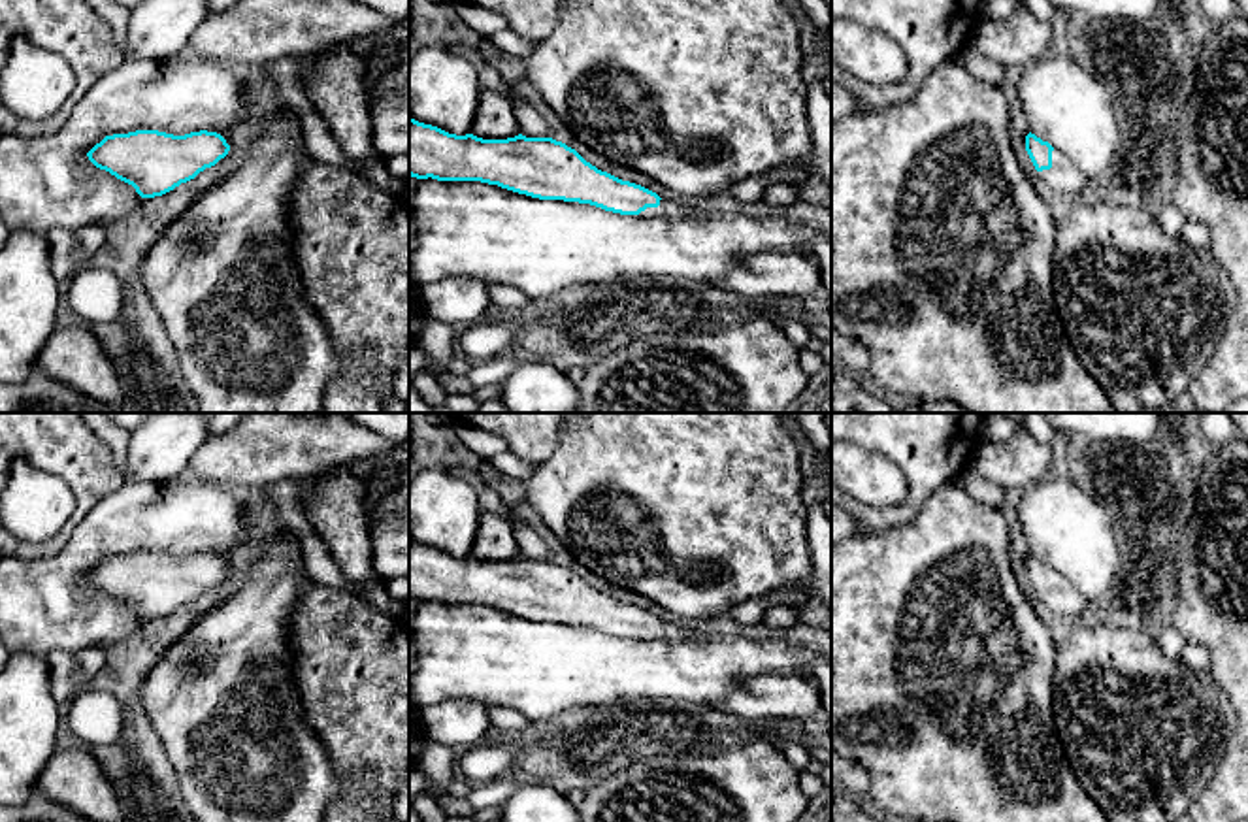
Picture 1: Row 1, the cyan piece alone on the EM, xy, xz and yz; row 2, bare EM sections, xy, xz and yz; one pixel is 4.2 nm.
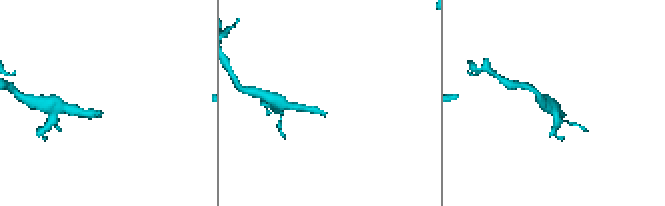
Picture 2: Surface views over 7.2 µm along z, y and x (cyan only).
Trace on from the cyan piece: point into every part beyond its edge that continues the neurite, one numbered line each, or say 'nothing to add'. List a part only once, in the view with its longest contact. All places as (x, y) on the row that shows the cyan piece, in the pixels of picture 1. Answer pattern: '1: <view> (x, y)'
1: yz (1066, 178)

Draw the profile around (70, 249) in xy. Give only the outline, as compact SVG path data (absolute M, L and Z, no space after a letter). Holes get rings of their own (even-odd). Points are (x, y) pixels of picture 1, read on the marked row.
M87 224L81 228L55 228L47 234L51 270L57 281L70 281L89 266L90 256L102 247L106 226Z

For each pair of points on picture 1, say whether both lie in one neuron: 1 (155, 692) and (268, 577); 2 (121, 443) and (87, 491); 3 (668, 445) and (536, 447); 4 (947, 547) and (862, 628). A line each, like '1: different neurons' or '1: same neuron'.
1: same neuron
2: different neurons
3: different neurons
4: same neuron

